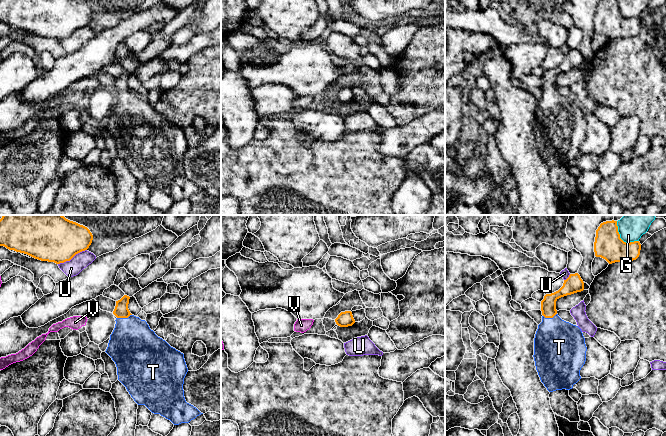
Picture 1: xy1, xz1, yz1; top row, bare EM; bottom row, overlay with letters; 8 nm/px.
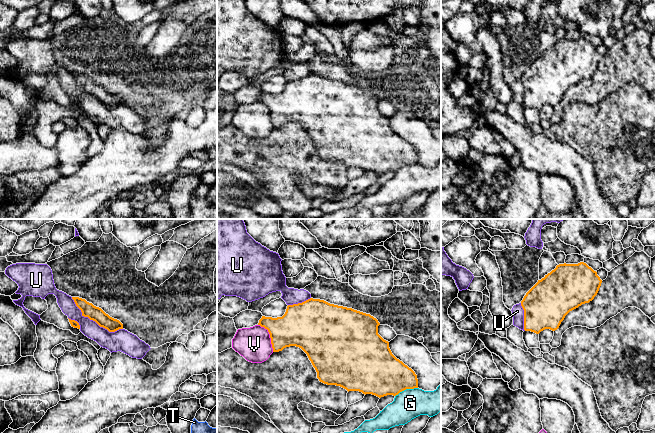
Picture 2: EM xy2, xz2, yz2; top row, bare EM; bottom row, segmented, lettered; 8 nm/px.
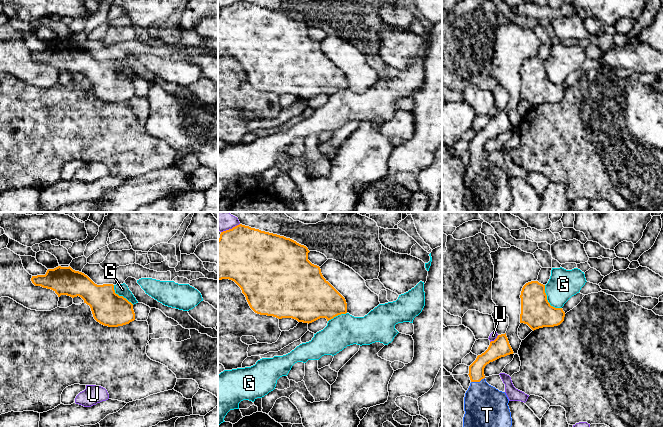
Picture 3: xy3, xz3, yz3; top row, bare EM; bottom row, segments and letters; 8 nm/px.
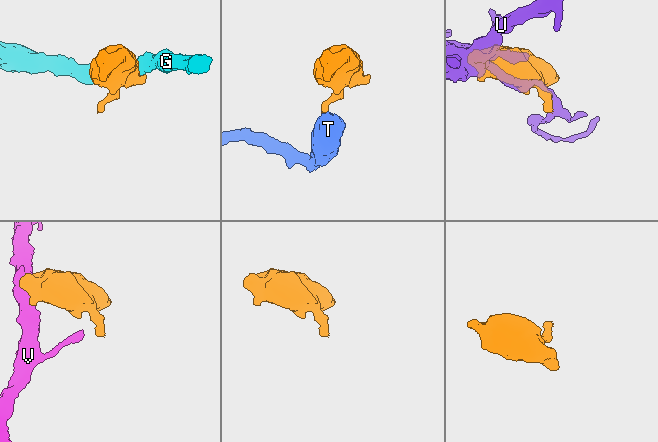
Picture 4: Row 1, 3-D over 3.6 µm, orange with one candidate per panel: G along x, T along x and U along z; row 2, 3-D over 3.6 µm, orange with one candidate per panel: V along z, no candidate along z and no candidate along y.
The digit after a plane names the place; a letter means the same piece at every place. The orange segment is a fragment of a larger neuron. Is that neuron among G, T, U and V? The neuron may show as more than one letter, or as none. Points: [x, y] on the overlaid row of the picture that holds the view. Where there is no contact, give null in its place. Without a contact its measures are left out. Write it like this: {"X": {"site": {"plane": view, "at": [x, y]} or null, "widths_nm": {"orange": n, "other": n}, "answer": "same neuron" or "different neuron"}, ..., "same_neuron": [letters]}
{"G": {"site": {"plane": "yz1", "at": [620, 238]}, "widths_nm": {"orange": 220, "other": 240}, "answer": "different neuron"}, "T": {"site": {"plane": "xy1", "at": [124, 317]}, "widths_nm": {"orange": 120, "other": 400}, "answer": "same neuron"}, "U": {"site": {"plane": "xy2", "at": [94, 320]}, "widths_nm": {"orange": 120, "other": 160}, "answer": "different neuron"}, "V": {"site": {"plane": "xz2", "at": [270, 336]}, "widths_nm": {"orange": 320, "other": 280}, "answer": "different neuron"}, "same_neuron": ["T"]}

